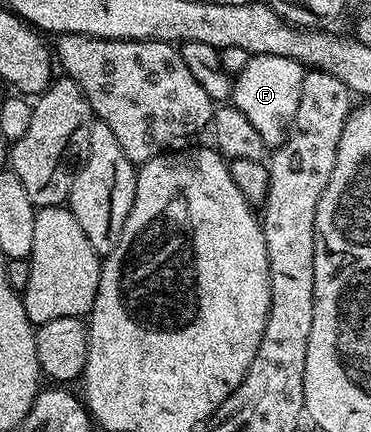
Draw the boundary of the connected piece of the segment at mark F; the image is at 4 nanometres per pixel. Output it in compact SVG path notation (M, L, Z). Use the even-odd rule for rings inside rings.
M254 54L247 67L233 77L231 103L250 120L268 148L278 147L289 135L298 113L306 72L304 65L292 57Z

